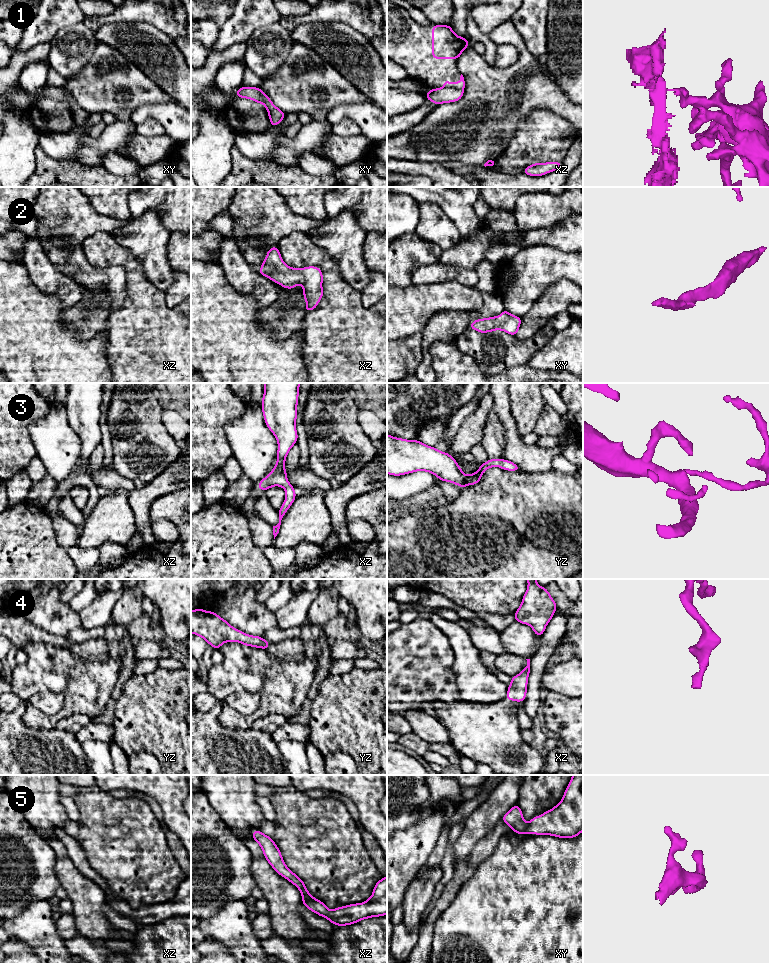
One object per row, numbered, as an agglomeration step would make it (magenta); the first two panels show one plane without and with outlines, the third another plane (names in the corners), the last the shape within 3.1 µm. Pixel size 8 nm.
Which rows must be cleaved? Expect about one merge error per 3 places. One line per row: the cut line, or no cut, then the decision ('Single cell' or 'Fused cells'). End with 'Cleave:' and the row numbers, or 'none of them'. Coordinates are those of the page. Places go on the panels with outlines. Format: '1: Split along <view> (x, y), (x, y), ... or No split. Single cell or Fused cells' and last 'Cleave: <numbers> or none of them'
1: Split along xz (444, 86), (462, 90). Fused cells
2: No split. Single cell
3: No split. Single cell
4: No split. Single cell
5: No split. Single cell
Cleave: 1

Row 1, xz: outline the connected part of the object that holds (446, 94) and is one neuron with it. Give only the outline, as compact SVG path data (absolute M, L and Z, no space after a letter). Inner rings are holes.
M450 87L431 89L426 93L427 100L433 102L435 105L441 103L450 103L459 101L464 95L462 89L454 89Z

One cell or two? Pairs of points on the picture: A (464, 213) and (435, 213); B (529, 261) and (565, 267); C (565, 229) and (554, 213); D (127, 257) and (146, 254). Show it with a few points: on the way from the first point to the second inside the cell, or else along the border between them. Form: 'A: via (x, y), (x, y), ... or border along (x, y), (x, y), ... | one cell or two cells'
A: border along (422, 202), (435, 203), (458, 231) | two cells
B: via (538, 266), (556, 267) | one cell
C: border along (572, 214), (549, 226), (538, 229) | two cells
D: border along (116, 240), (141, 263), (146, 276) | two cells

